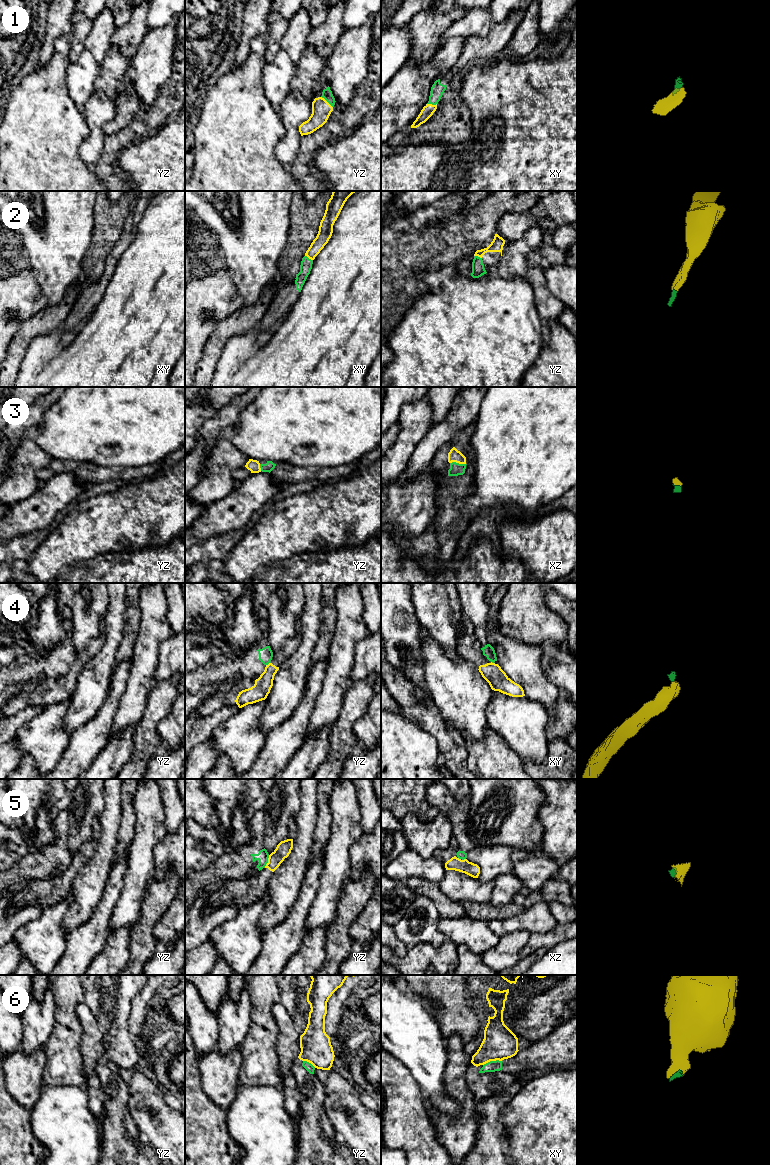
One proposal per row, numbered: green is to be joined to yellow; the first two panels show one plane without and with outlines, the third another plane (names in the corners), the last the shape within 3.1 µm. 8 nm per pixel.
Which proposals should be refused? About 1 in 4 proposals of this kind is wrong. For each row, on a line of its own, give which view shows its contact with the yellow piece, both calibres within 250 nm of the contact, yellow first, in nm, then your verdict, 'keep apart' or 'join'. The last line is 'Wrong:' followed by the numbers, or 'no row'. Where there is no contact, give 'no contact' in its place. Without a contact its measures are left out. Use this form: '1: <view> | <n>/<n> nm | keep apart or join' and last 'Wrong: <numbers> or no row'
1: yz | 160/80 nm | join
2: xy | 110/100 nm | join
3: xz | 100/100 nm | join
4: yz | 140/110 nm | keep apart
5: yz | 120/90 nm | keep apart
6: xy | 260/90 nm | keep apart
Wrong: 4, 5, 6

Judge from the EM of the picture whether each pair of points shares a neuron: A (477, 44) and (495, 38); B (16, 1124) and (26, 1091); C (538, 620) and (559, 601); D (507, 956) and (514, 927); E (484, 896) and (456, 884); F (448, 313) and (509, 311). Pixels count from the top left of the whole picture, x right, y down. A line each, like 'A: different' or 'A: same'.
A: same
B: different
C: different
D: different
E: same
F: same

